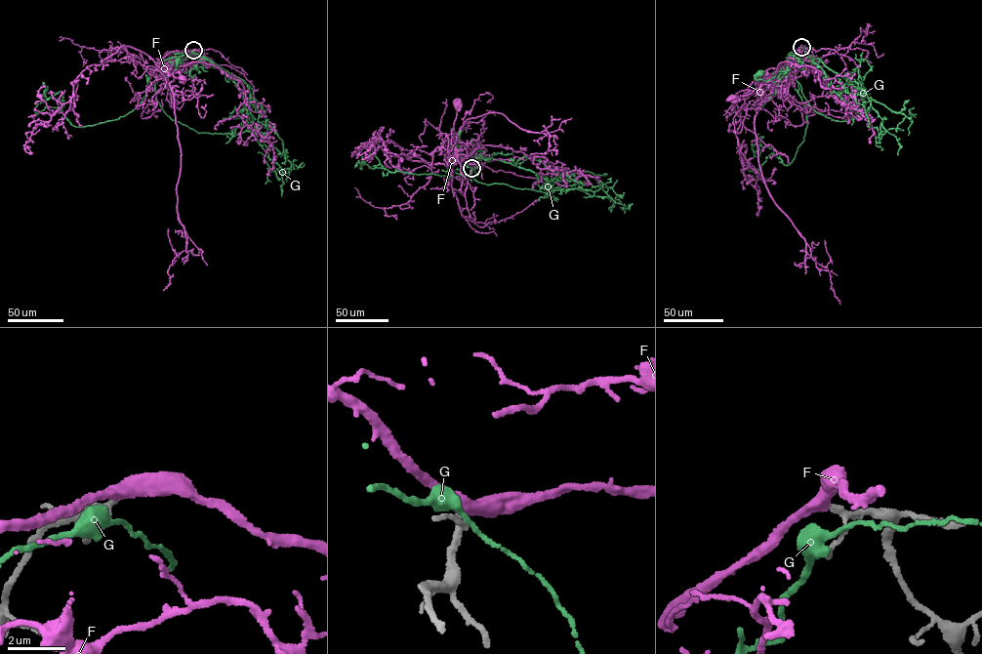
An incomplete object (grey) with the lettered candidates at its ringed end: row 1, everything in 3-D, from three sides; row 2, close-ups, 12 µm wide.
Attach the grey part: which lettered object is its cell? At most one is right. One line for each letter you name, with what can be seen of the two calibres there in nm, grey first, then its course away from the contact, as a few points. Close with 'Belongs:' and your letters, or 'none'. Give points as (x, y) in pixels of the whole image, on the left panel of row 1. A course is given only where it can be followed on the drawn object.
F: 170 nm thick on the grey side, 400 nm on the other; it runs (193, 50), (162, 64), (165, 81), (168, 74), (173, 73), (182, 79)
Belongs: F

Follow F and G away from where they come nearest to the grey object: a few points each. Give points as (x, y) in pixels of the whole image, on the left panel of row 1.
F: (193, 50), (162, 64), (165, 81), (168, 74), (173, 73), (182, 79)
G: (193, 51), (176, 69), (178, 61)

